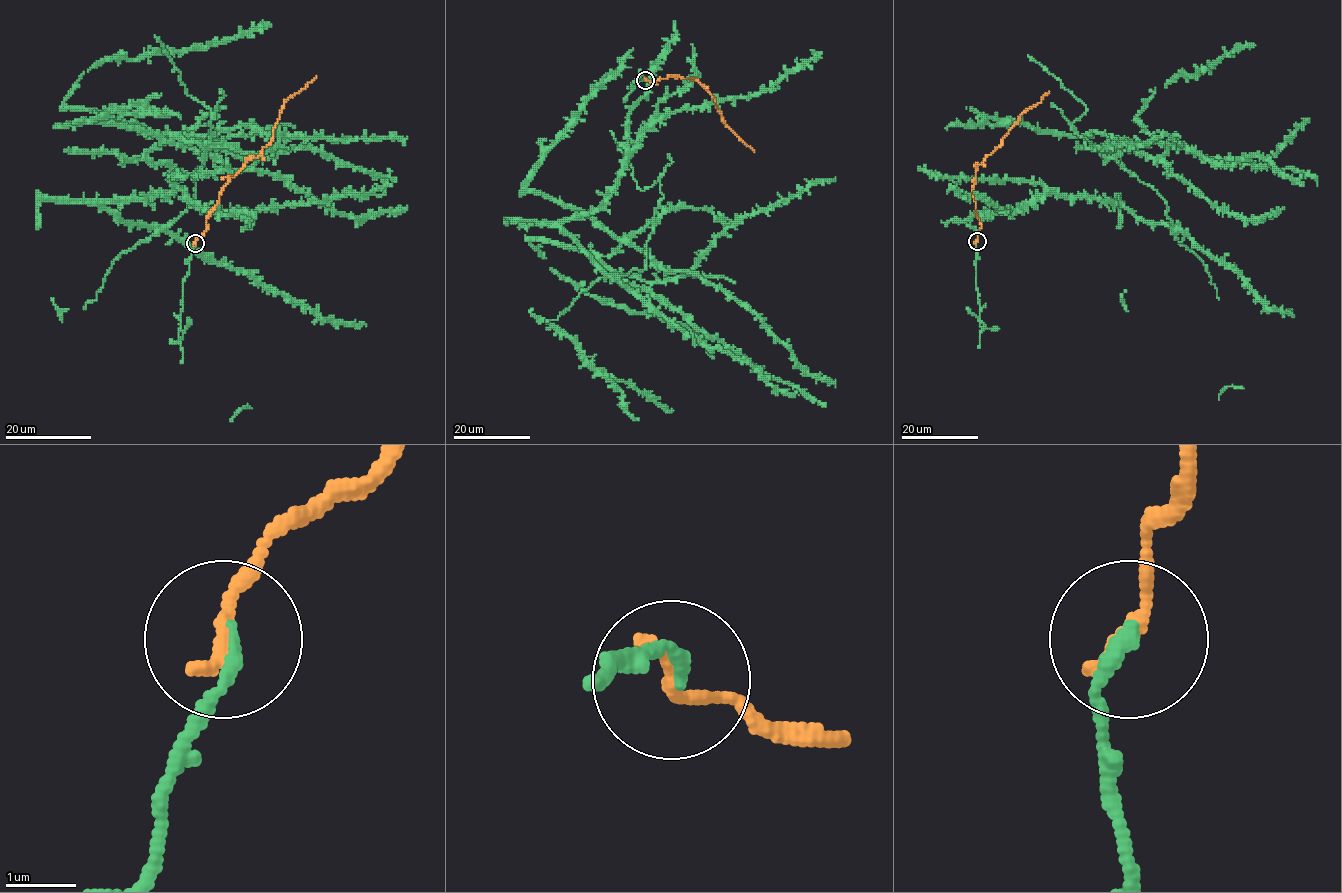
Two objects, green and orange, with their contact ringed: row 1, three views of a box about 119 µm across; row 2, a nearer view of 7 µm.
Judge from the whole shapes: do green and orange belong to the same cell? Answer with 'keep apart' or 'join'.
join

